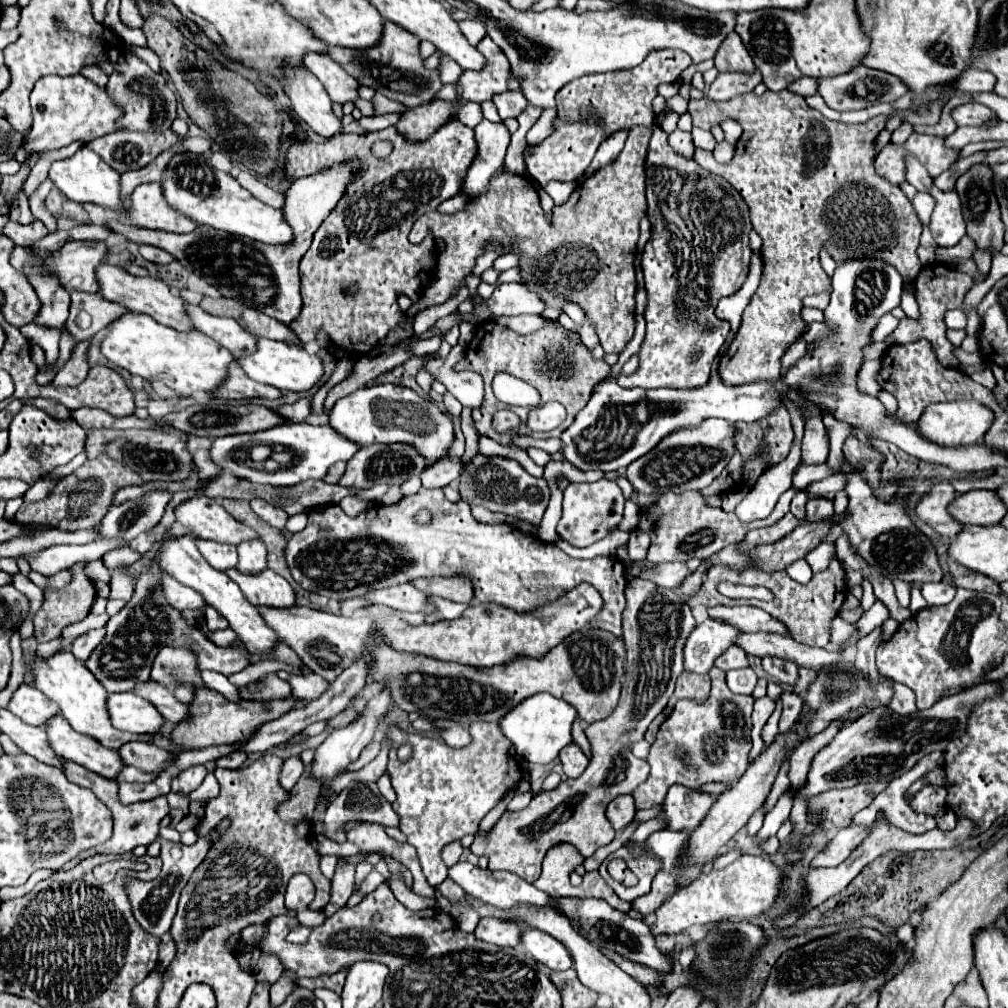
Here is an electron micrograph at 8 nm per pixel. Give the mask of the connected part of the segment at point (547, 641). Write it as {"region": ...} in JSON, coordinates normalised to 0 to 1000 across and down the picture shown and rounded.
{"region":[[[575,578],[548,598],[540,598],[540,602],[532,602],[524,608],[512,608],[494,598],[472,598],[466,600],[458,608],[458,612],[448,616],[438,614],[429,620],[419,618],[415,622],[409,622],[395,612],[387,612],[373,614],[373,622],[379,624],[379,632],[383,632],[383,638],[395,646],[411,646],[431,654],[452,656],[468,662],[488,662],[494,658],[502,658],[512,650],[540,650],[565,628],[585,620],[585,614],[589,614],[593,606],[597,606],[597,590],[593,590],[593,584],[585,582],[585,578]]]}

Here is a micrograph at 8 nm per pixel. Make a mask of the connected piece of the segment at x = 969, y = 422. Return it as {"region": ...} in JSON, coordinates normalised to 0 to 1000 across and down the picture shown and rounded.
{"region":[[[942,398],[942,400],[925,400],[915,408],[909,428],[913,432],[919,432],[925,439],[931,439],[933,443],[960,443],[974,436],[974,432],[980,428],[986,412],[980,404],[968,400],[968,398]]]}

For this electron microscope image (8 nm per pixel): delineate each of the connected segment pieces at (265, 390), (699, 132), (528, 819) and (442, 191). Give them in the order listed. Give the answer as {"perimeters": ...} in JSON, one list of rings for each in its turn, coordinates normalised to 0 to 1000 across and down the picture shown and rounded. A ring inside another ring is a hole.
{"perimeters":[[[[230,358],[228,368],[224,376],[220,378],[220,386],[210,390],[212,396],[246,396],[246,394],[264,394],[264,396],[274,396],[278,394],[278,386],[250,378],[240,364]]],[[[688,126],[686,134],[689,145],[702,150],[708,149],[710,139],[704,130]]],[[[627,574],[621,580],[621,604],[617,610],[617,632],[623,646],[621,676],[613,701],[599,715],[581,721],[581,731],[587,739],[587,753],[579,769],[562,773],[548,785],[530,789],[526,799],[516,805],[502,805],[484,826],[472,826],[466,838],[470,848],[482,848],[488,864],[506,864],[524,876],[536,868],[536,858],[542,844],[556,832],[567,832],[579,850],[585,850],[593,840],[603,838],[611,824],[601,813],[601,799],[617,789],[627,787],[643,769],[643,757],[627,749],[627,737],[639,733],[647,713],[657,707],[669,688],[671,672],[679,666],[677,642],[688,624],[690,616],[685,602],[659,582],[639,574]]],[[[448,116],[423,140],[407,140],[393,126],[385,126],[381,130],[363,132],[363,134],[335,132],[323,142],[292,140],[286,146],[284,168],[282,168],[286,180],[294,180],[298,176],[323,170],[327,168],[327,164],[333,162],[343,162],[343,160],[357,162],[349,180],[343,184],[341,195],[321,217],[319,225],[315,225],[308,247],[298,259],[298,271],[300,271],[298,291],[300,291],[302,305],[298,313],[288,320],[288,324],[300,336],[300,340],[313,336],[313,332],[321,328],[333,346],[343,348],[345,354],[353,358],[357,354],[363,354],[367,348],[371,348],[371,344],[375,344],[375,340],[379,340],[379,336],[383,336],[383,332],[391,324],[399,324],[399,309],[393,301],[393,293],[401,291],[409,299],[415,299],[423,289],[423,285],[427,283],[427,277],[431,277],[431,269],[433,269],[431,263],[429,273],[419,271],[419,241],[413,243],[407,241],[405,231],[413,215],[431,209],[438,199],[452,195],[460,189],[460,178],[472,154],[474,154],[474,144],[470,138],[470,130],[458,124],[454,116]],[[375,136],[387,138],[391,144],[391,150],[383,158],[371,158],[367,154],[367,144],[375,140]]]]}

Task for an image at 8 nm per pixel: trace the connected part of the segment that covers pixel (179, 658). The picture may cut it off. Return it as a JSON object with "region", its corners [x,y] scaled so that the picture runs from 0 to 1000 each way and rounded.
{"region":[[[161,642],[159,660],[151,660],[149,674],[159,676],[163,680],[177,680],[179,676],[188,674],[194,682],[202,682],[194,664],[194,650],[187,644]]]}

